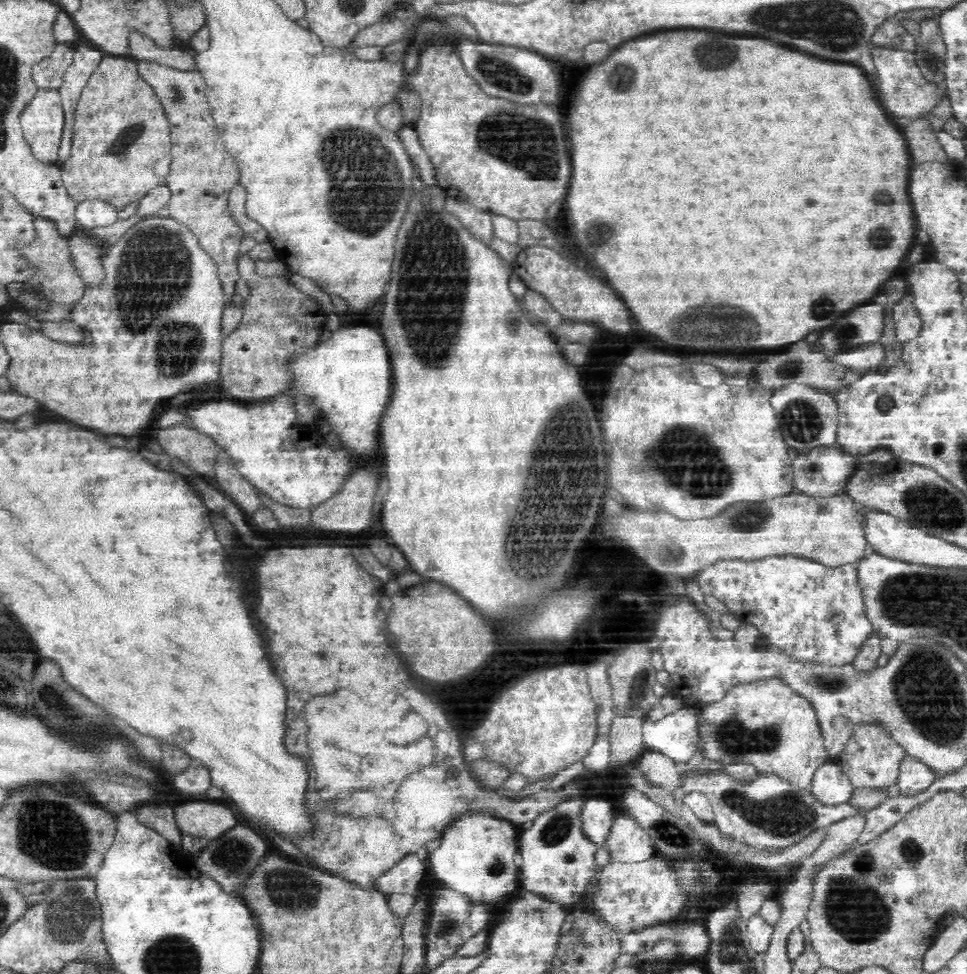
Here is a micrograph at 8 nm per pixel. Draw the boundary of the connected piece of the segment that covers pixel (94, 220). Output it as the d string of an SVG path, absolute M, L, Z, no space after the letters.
M90 198L78 203L75 215L79 226L93 229L99 226L108 226L118 220L119 208L109 200Z

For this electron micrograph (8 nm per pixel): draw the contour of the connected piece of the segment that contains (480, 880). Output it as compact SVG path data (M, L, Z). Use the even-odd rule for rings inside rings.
M474 813L443 832L439 847L429 854L428 867L434 872L438 884L468 897L472 903L484 906L507 904L522 888L516 848L520 831L508 821Z

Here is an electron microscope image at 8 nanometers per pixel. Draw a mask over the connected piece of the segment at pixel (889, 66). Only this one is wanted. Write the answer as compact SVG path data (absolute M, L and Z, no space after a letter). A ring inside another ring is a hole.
M872 47L872 58L879 76L879 88L876 88L876 92L877 94L881 92L881 96L884 96L882 98L884 106L892 114L919 118L924 112L929 112L936 104L936 100L942 96L943 87L938 90L934 85L926 82L912 53L900 49Z

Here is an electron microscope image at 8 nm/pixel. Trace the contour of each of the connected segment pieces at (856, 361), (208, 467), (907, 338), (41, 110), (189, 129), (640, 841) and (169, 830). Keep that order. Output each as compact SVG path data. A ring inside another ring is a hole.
M881 342L864 345L864 348L851 350L836 356L835 362L848 367L856 375L862 376L870 372L878 372L878 366L886 360L886 348Z
M184 422L176 423L165 429L158 429L157 434L153 435L153 437L163 448L164 454L180 459L201 476L206 476L207 474L212 473L216 456L218 456L218 453L221 450L211 436L202 434L196 429L186 426Z
M911 294L896 303L893 320L897 338L902 344L910 342L922 332L924 321L915 307L915 300Z
M38 91L21 116L21 127L34 156L53 165L59 157L64 125L59 91Z
M152 59L137 63L140 75L156 93L170 127L172 162L165 182L171 190L171 199L166 204L169 218L191 229L207 255L216 261L227 306L230 306L236 294L236 283L241 278L236 258L244 236L240 227L230 219L226 204L229 192L239 184L239 174L232 157L224 149L208 110L205 95L207 86L196 71L159 66Z
M618 814L614 817L608 838L598 848L604 848L610 856L610 863L632 866L650 860L656 854L653 842L636 821L629 816Z
M152 804L138 809L138 820L162 835L173 850L181 849L182 831L175 819L175 809L167 804Z

